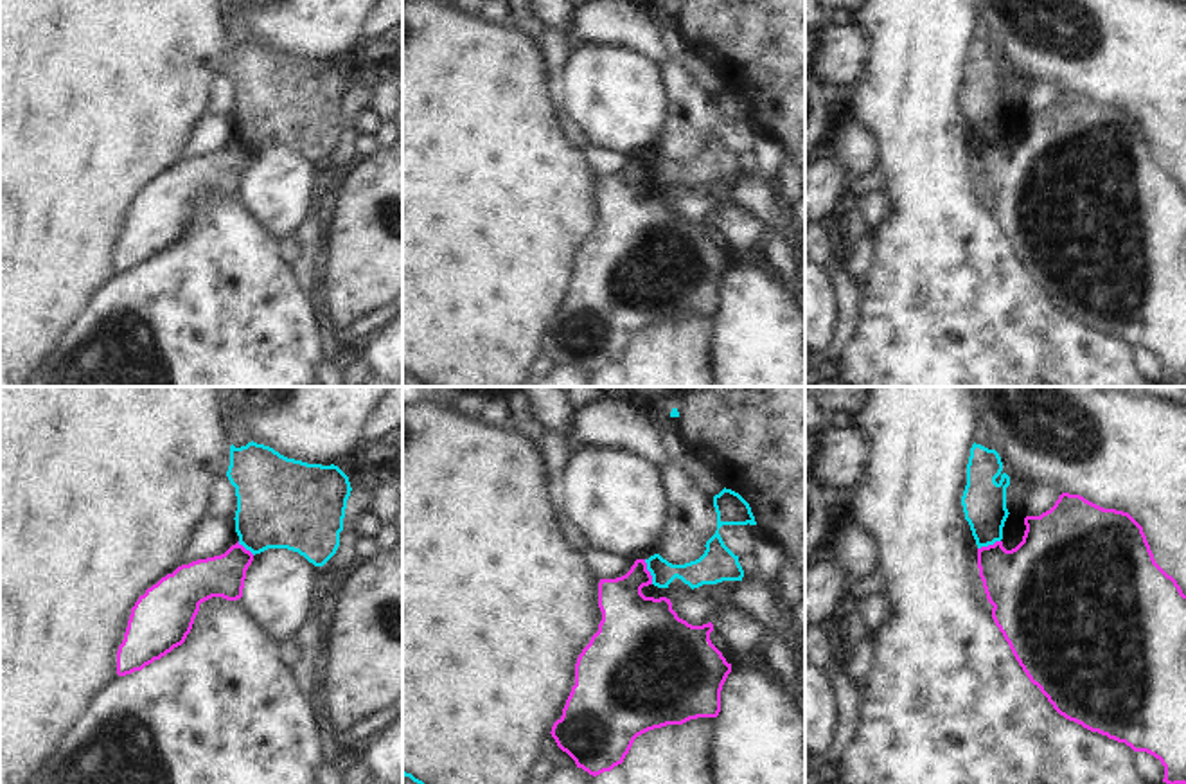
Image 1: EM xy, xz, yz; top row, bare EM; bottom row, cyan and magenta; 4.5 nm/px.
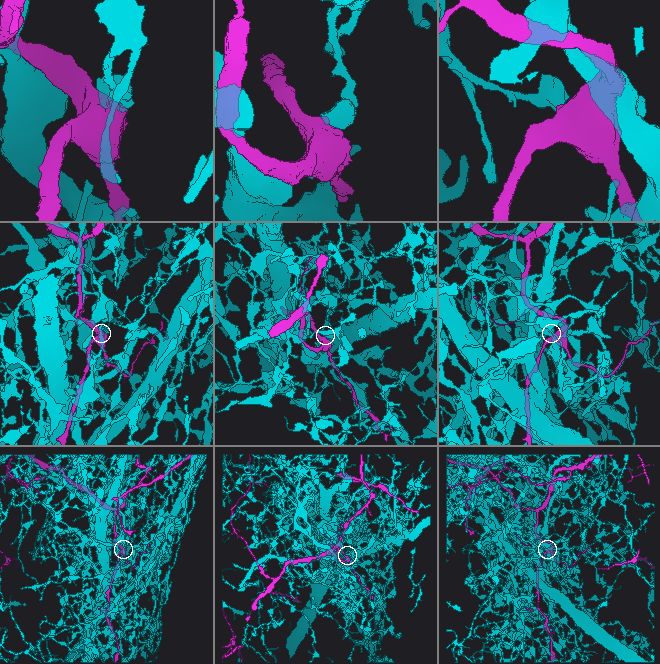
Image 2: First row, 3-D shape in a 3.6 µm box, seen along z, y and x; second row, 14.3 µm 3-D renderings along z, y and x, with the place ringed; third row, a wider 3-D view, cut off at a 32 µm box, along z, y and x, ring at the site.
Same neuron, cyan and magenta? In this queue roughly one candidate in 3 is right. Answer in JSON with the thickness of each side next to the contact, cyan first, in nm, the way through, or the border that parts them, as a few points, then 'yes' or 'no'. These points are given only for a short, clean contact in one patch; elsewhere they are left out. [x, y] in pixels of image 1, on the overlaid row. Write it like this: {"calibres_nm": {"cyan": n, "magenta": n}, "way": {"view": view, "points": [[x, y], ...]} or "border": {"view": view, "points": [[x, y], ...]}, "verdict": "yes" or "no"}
{"calibres_nm": {"cyan": 130, "magenta": 280}, "verdict": "no"}

